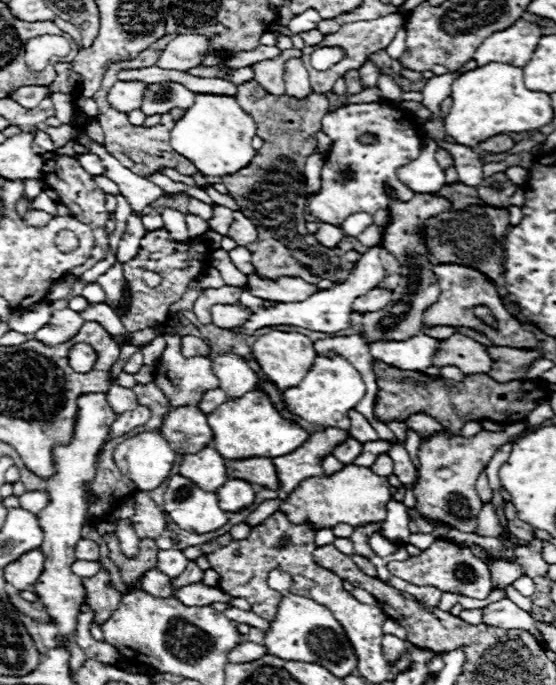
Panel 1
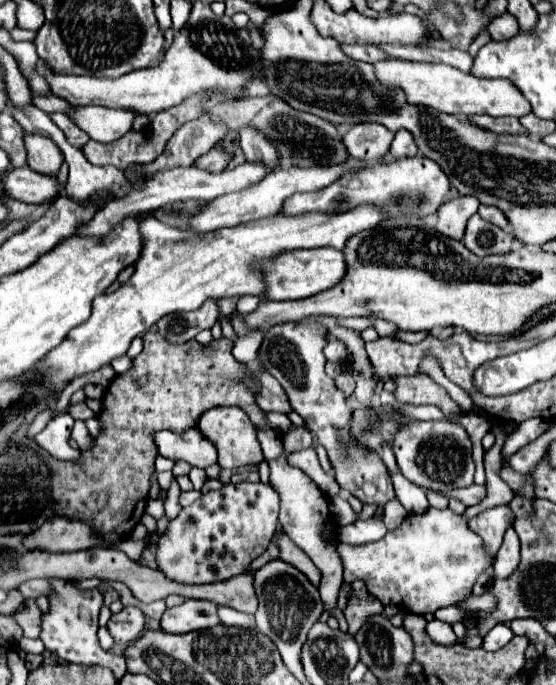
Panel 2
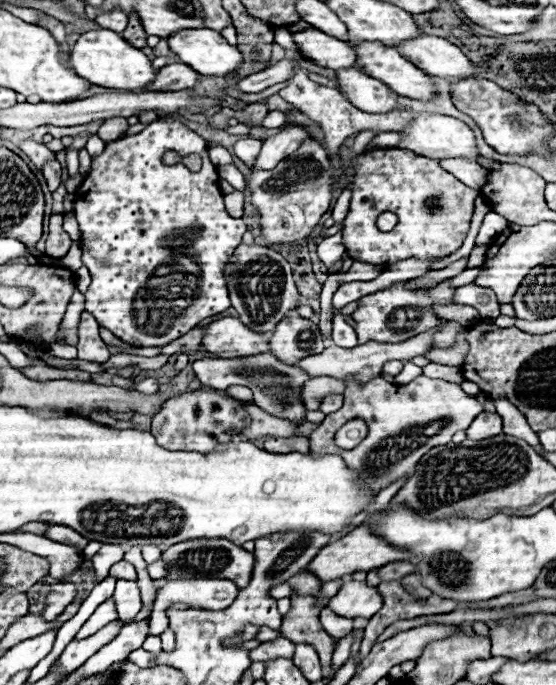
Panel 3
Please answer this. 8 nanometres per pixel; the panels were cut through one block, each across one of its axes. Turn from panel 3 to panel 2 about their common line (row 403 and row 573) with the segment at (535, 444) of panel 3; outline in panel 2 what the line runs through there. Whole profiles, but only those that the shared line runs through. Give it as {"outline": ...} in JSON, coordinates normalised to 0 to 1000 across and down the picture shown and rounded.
{"outline":[[[917,768],[906,780],[906,791],[892,809],[892,818],[888,818],[888,838],[896,844],[914,844],[928,826],[935,820],[935,788],[924,777],[924,771]]]}

